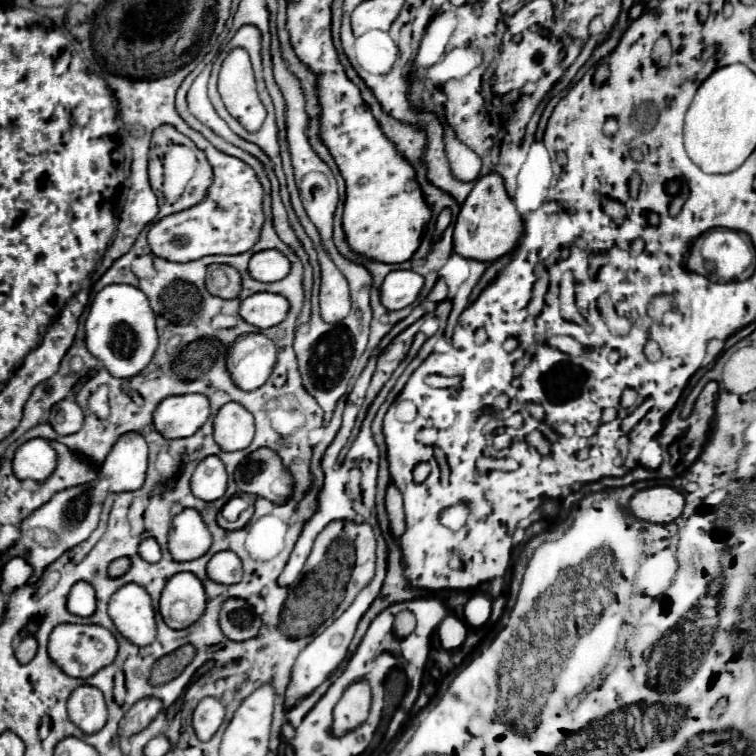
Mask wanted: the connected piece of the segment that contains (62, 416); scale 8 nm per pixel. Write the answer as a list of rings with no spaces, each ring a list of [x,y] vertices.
[[[67,397],[67,399],[59,401],[57,405],[53,405],[51,415],[49,415],[49,423],[59,435],[77,433],[83,427],[83,411],[75,403],[75,399]]]

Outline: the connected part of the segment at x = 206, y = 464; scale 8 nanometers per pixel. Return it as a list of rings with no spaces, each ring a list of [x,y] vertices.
[[[217,455],[205,457],[197,465],[191,477],[193,495],[197,495],[203,501],[215,501],[223,497],[225,489],[227,489],[227,471],[225,471],[223,461]]]

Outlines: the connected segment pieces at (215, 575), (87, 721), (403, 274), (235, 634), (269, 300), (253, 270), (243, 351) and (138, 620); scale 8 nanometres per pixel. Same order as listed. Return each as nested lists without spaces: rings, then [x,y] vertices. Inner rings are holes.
[[[219,551],[207,563],[207,577],[217,583],[239,583],[243,577],[241,559],[233,551]]]
[[[81,685],[71,693],[67,711],[69,711],[69,719],[85,735],[93,735],[101,731],[103,725],[107,723],[107,707],[103,693],[91,685]]]
[[[391,271],[381,285],[381,303],[391,311],[403,309],[417,301],[425,279],[415,271]]]
[[[227,599],[221,609],[219,625],[231,641],[247,641],[259,633],[261,619],[243,599]]]
[[[255,293],[243,299],[239,315],[257,329],[279,325],[289,311],[289,301],[277,293]]]
[[[275,249],[259,251],[249,261],[249,275],[257,281],[279,281],[291,269],[289,259]]]
[[[253,333],[241,337],[233,349],[229,349],[227,367],[233,381],[243,391],[259,389],[277,363],[277,349],[269,337],[263,333]]]
[[[123,585],[109,599],[109,617],[123,637],[135,645],[149,645],[155,641],[155,613],[149,593],[137,585]]]

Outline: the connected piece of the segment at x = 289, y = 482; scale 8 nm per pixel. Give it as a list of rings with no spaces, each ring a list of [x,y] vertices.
[[[259,447],[249,453],[233,477],[243,493],[263,497],[277,505],[283,505],[293,495],[293,475],[269,447]]]

